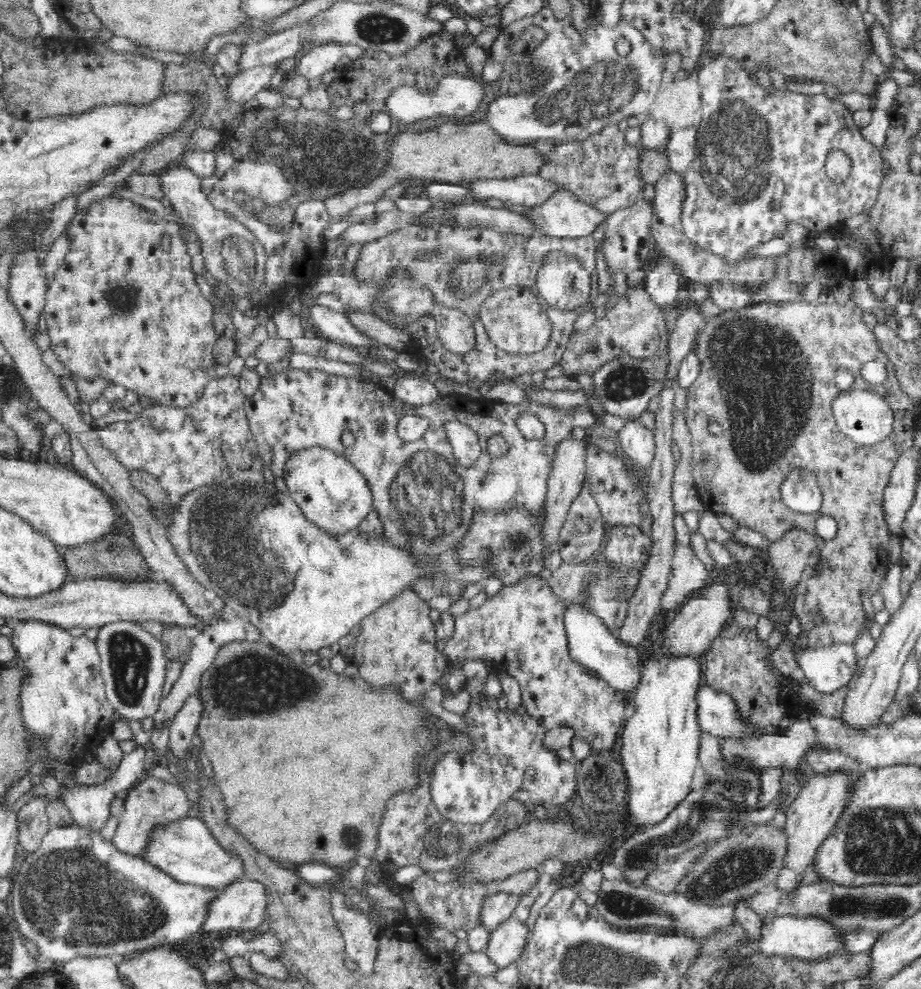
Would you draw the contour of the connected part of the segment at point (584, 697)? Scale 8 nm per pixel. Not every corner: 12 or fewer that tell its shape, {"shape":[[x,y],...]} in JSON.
{"shape":[[540,574],[456,617],[444,654],[512,676],[546,731],[612,750],[626,694],[570,655]]}

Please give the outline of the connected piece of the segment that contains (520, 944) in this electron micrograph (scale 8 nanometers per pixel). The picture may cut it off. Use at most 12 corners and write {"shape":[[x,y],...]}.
{"shape":[[516,914],[490,932],[498,968],[522,960],[530,928]]}

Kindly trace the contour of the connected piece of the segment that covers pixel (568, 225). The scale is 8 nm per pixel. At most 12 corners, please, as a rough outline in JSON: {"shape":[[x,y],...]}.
{"shape":[[566,189],[526,213],[539,234],[590,236],[608,213]]}

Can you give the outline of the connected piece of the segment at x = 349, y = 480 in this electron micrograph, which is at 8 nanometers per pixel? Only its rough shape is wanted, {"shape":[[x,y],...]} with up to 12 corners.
{"shape":[[321,447],[288,461],[287,492],[331,535],[373,509],[368,479]]}

